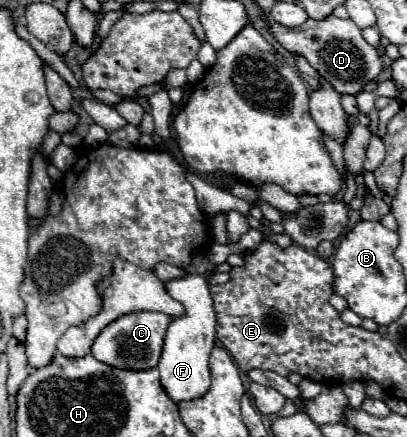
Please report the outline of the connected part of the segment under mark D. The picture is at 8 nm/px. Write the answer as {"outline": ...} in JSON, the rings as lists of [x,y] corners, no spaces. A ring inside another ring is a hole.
{"outline":[[[264,16],[262,20],[284,50],[288,50],[292,56],[296,54],[304,56],[308,64],[316,68],[318,74],[326,78],[338,94],[352,94],[352,96],[360,94],[364,86],[368,82],[374,82],[384,68],[378,50],[362,38],[360,28],[352,20],[340,20],[336,16],[328,16],[328,20],[306,20],[298,28],[286,28],[268,16]]]}

